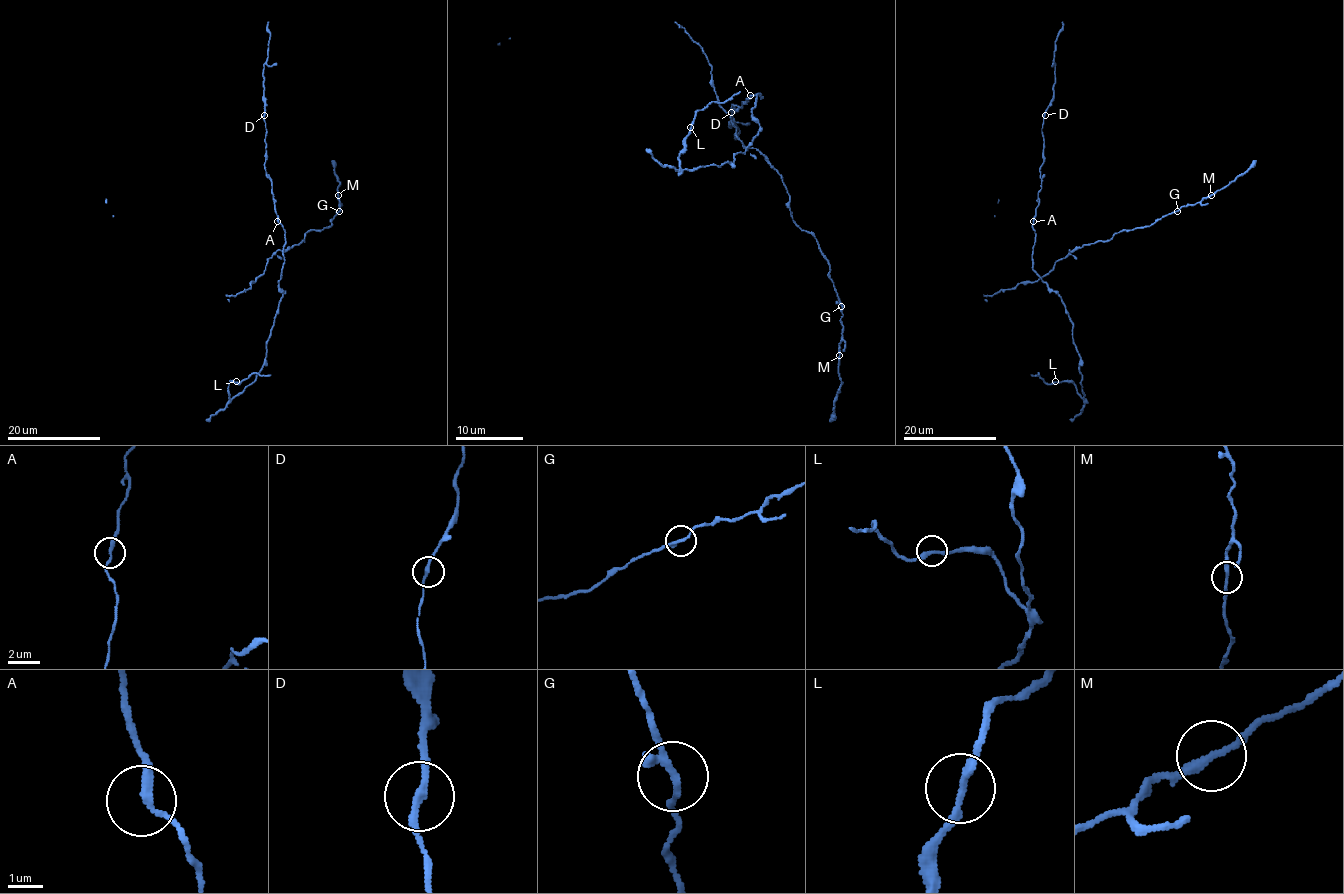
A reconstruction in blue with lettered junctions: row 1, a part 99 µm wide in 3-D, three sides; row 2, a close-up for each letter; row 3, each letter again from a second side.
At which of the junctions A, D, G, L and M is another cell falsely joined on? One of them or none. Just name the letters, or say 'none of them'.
M

